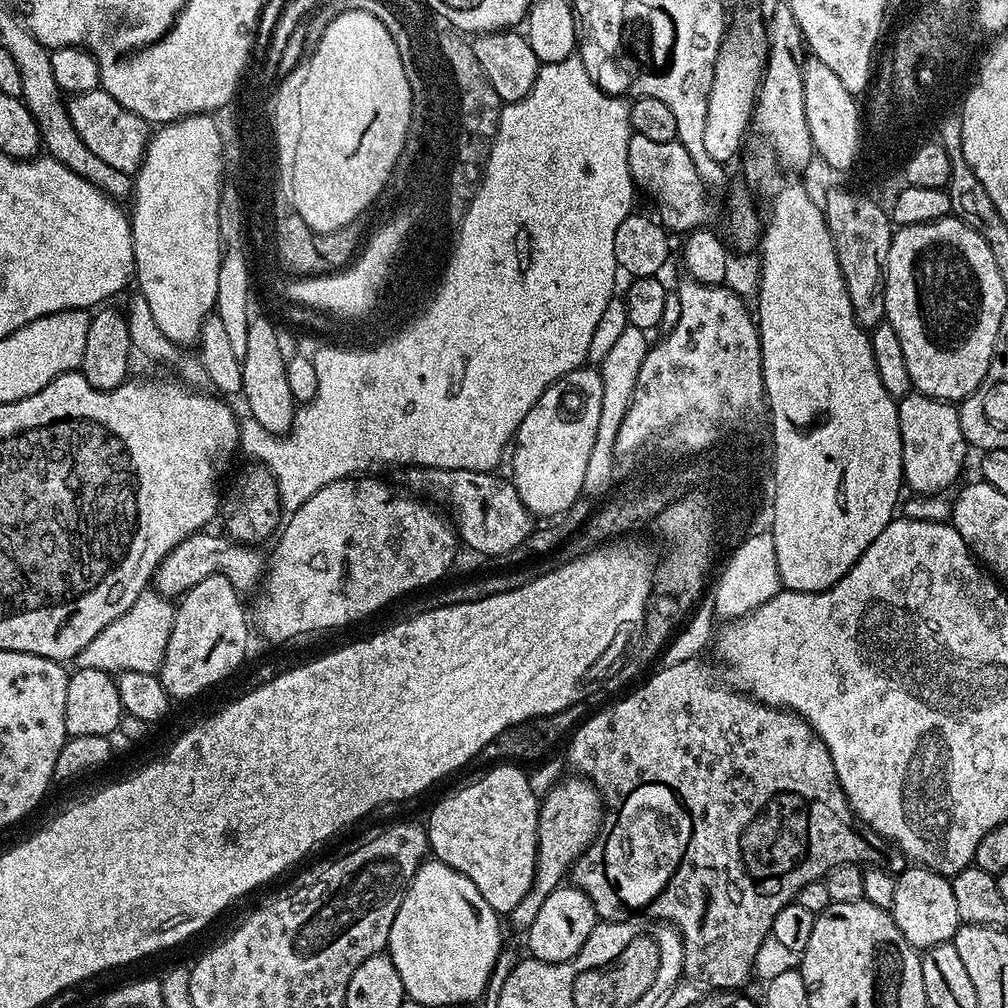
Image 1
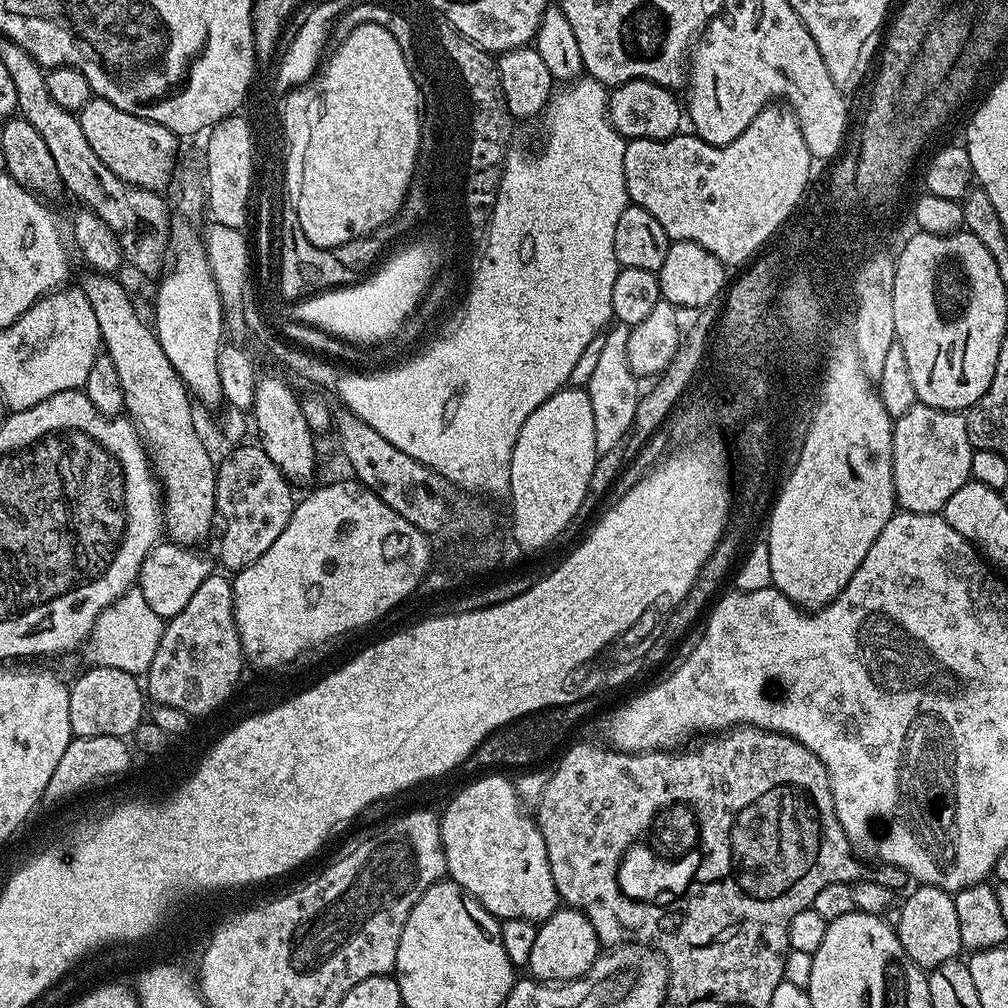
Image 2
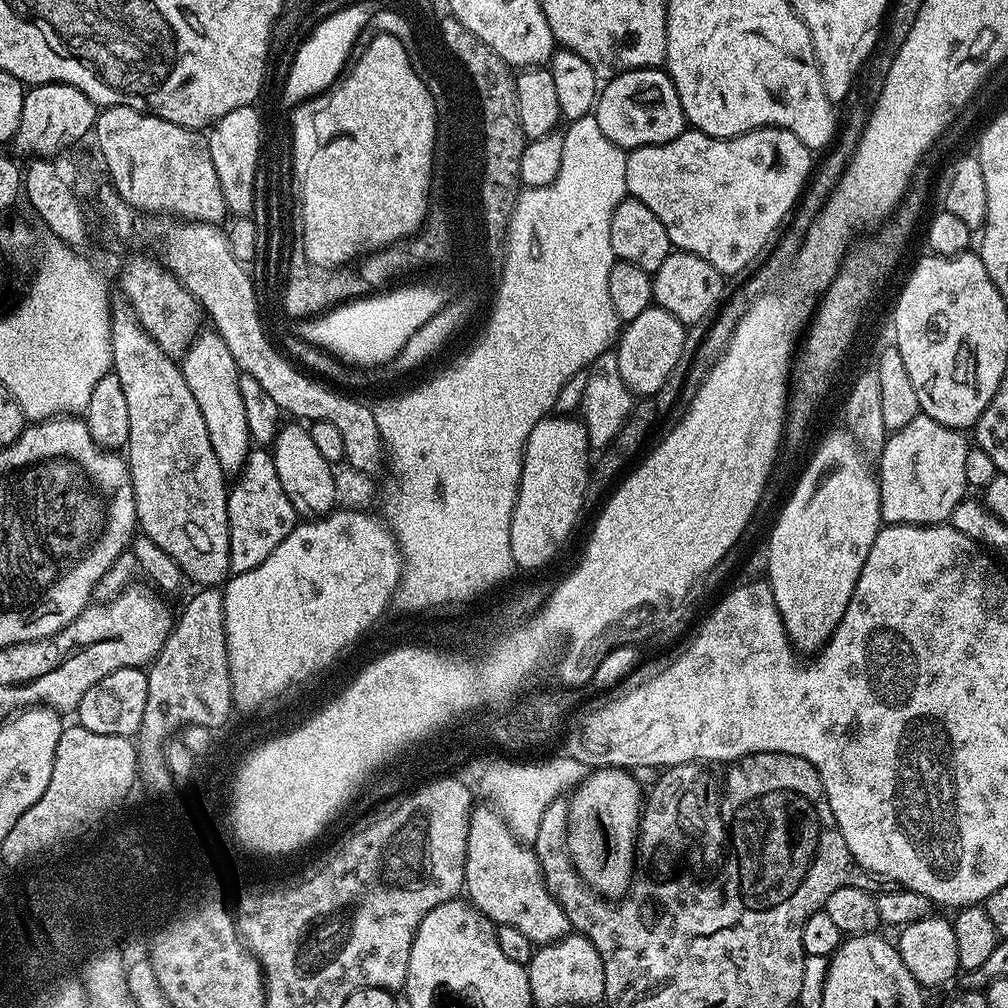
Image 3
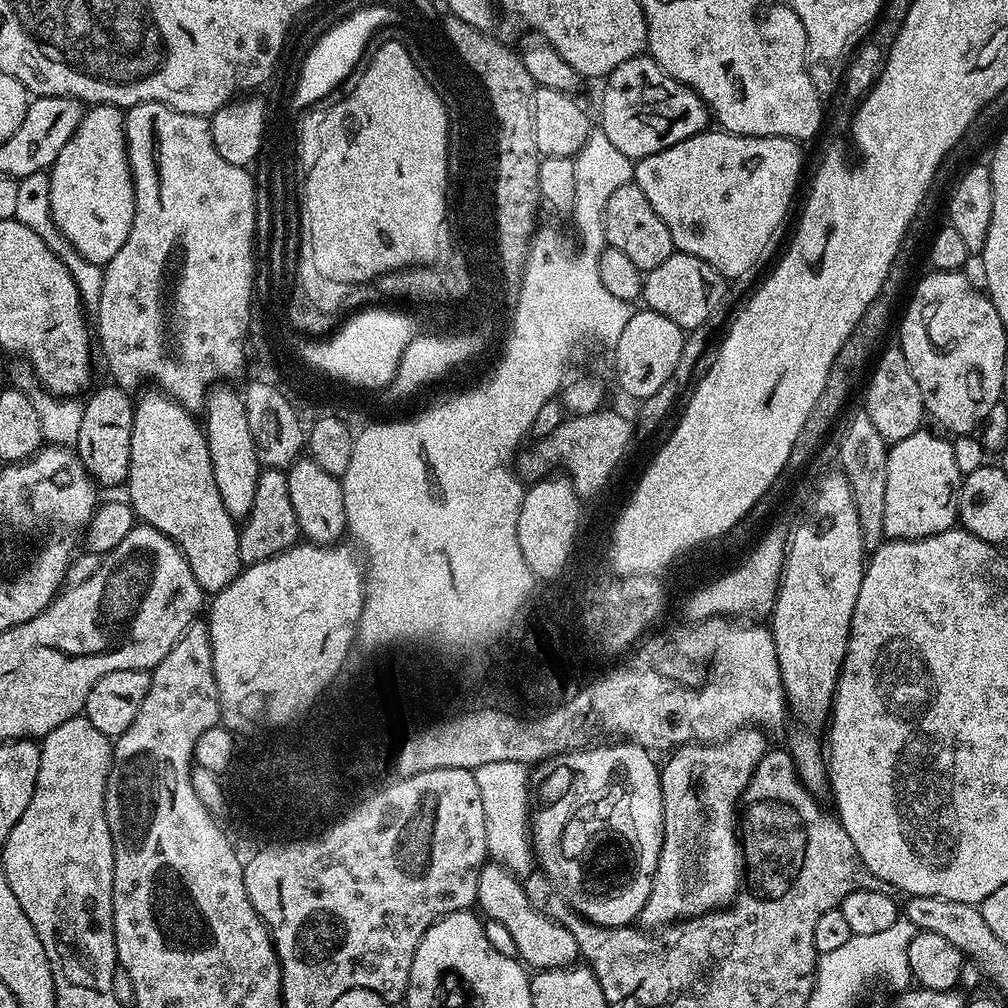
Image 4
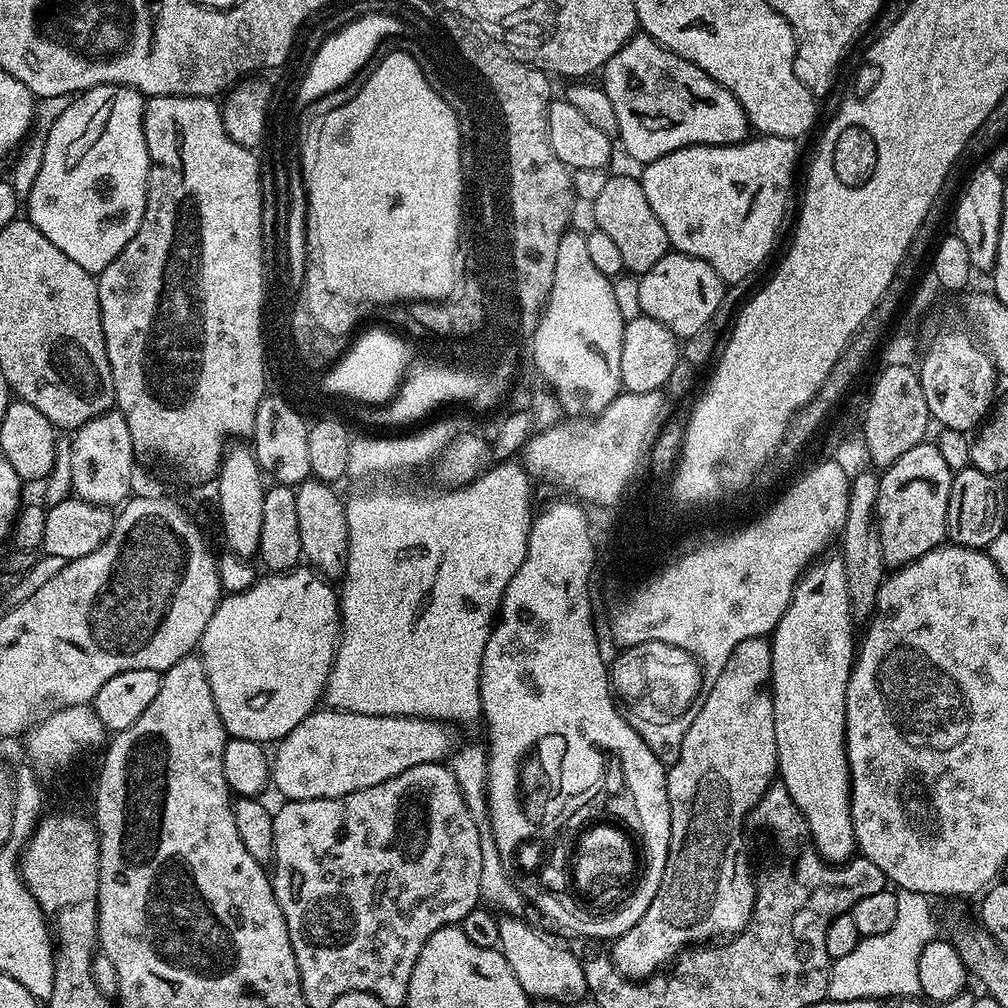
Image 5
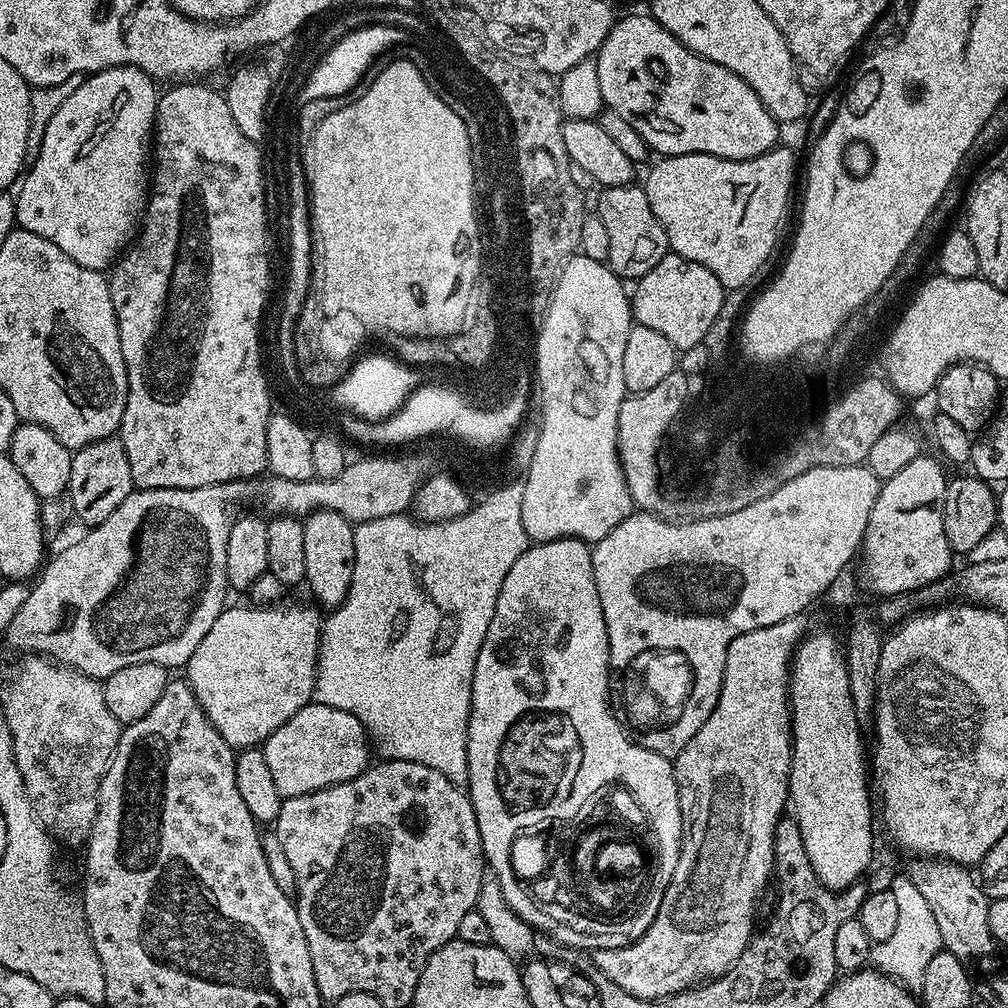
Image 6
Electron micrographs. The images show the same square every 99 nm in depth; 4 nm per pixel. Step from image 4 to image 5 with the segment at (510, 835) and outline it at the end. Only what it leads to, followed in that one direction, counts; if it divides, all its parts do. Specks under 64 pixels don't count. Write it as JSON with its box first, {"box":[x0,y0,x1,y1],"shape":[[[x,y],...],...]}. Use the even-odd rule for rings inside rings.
{"box":[450,747,526,916],"shape":[[[457,747],[450,756],[450,767],[458,786],[464,795],[466,806],[478,826],[480,835],[480,845],[482,846],[482,882],[480,883],[480,899],[487,907],[505,916],[525,915],[526,901],[524,895],[514,886],[514,882],[509,878],[507,870],[502,866],[500,851],[492,833],[492,820],[488,817],[488,794],[486,785],[488,782],[488,761],[483,747],[480,748],[460,748]]]}

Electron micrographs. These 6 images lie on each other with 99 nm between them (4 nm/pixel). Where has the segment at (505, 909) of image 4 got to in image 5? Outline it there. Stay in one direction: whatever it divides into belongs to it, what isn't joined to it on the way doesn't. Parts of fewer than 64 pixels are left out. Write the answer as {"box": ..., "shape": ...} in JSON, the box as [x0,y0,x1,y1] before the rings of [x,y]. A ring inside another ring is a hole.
{"box":[498,915,588,1001],"shape":[[[501,915],[498,919],[499,952],[504,955],[510,970],[514,970],[514,978],[518,978],[518,986],[533,1001],[537,1000],[580,1000],[588,996],[586,978],[582,975],[582,966],[578,966],[578,958],[574,958],[567,946],[560,948],[551,944],[536,928],[527,924],[527,919],[518,916]]]}

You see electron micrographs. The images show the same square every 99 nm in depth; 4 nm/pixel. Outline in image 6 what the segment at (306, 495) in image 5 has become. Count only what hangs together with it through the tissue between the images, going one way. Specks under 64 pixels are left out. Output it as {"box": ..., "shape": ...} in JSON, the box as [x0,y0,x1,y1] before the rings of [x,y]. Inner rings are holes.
{"box":[303,512,356,609],"shape":[[[313,512],[303,521],[306,553],[306,588],[312,591],[311,599],[321,609],[339,608],[350,590],[354,578],[354,534],[356,529],[351,520],[333,512]]]}

